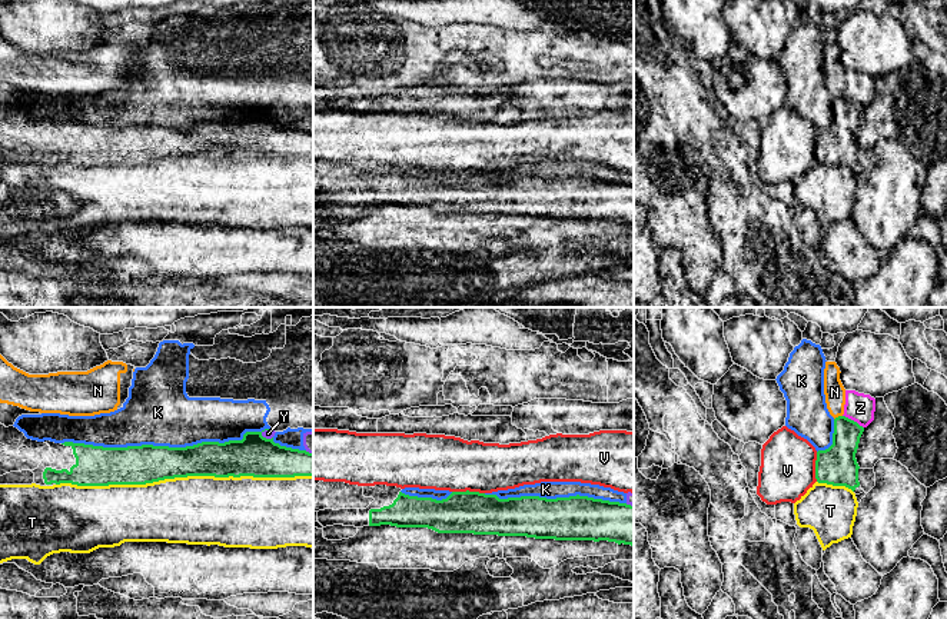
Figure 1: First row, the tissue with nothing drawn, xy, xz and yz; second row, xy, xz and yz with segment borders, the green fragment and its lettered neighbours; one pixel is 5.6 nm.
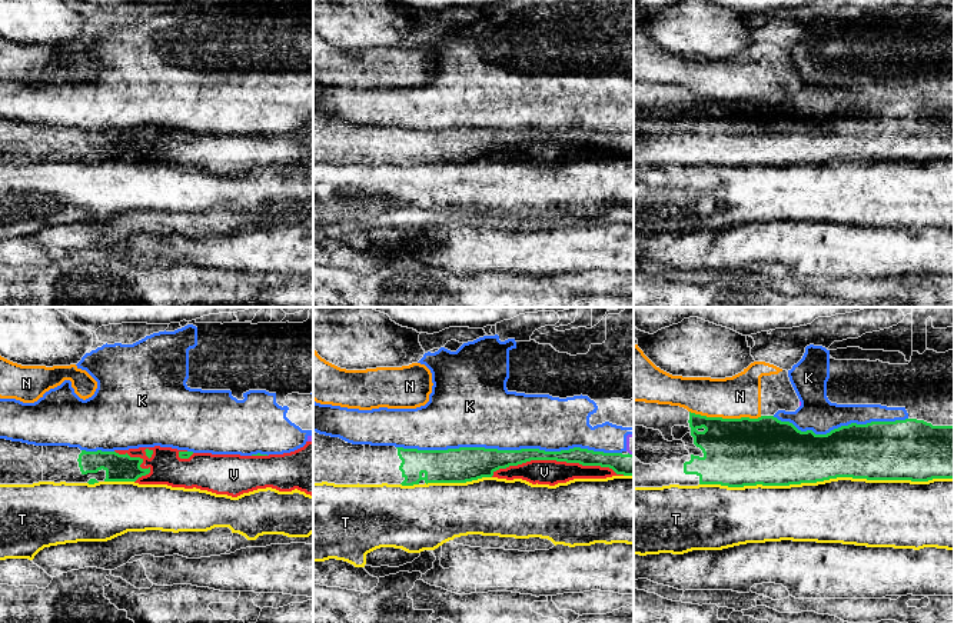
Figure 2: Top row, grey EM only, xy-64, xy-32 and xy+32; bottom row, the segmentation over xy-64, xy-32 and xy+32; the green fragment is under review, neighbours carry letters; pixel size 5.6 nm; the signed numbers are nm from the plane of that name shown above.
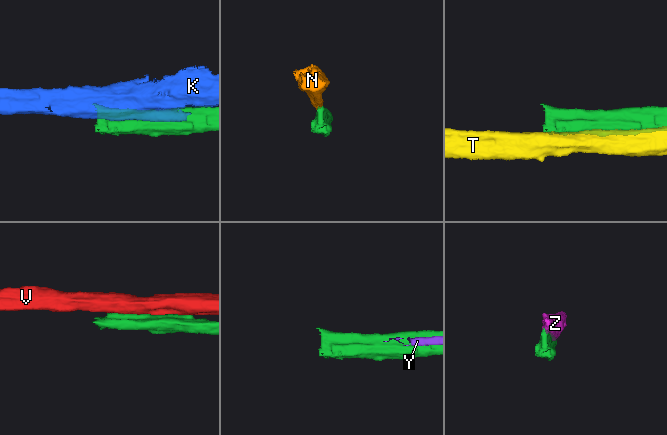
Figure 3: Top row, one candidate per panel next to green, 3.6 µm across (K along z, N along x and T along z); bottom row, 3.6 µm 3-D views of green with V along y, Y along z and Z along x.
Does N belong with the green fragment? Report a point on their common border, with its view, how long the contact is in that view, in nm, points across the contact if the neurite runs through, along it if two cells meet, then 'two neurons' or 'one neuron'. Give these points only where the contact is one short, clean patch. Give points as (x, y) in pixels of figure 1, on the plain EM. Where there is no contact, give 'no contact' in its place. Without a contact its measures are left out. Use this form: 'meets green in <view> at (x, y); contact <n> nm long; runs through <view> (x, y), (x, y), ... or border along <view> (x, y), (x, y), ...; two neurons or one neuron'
meets green in yz at (838, 96); contact 50 nm long; border along yz (841, 95), (834, 99); two neurons

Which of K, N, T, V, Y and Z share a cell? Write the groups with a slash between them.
K Y / N Z / T / V

